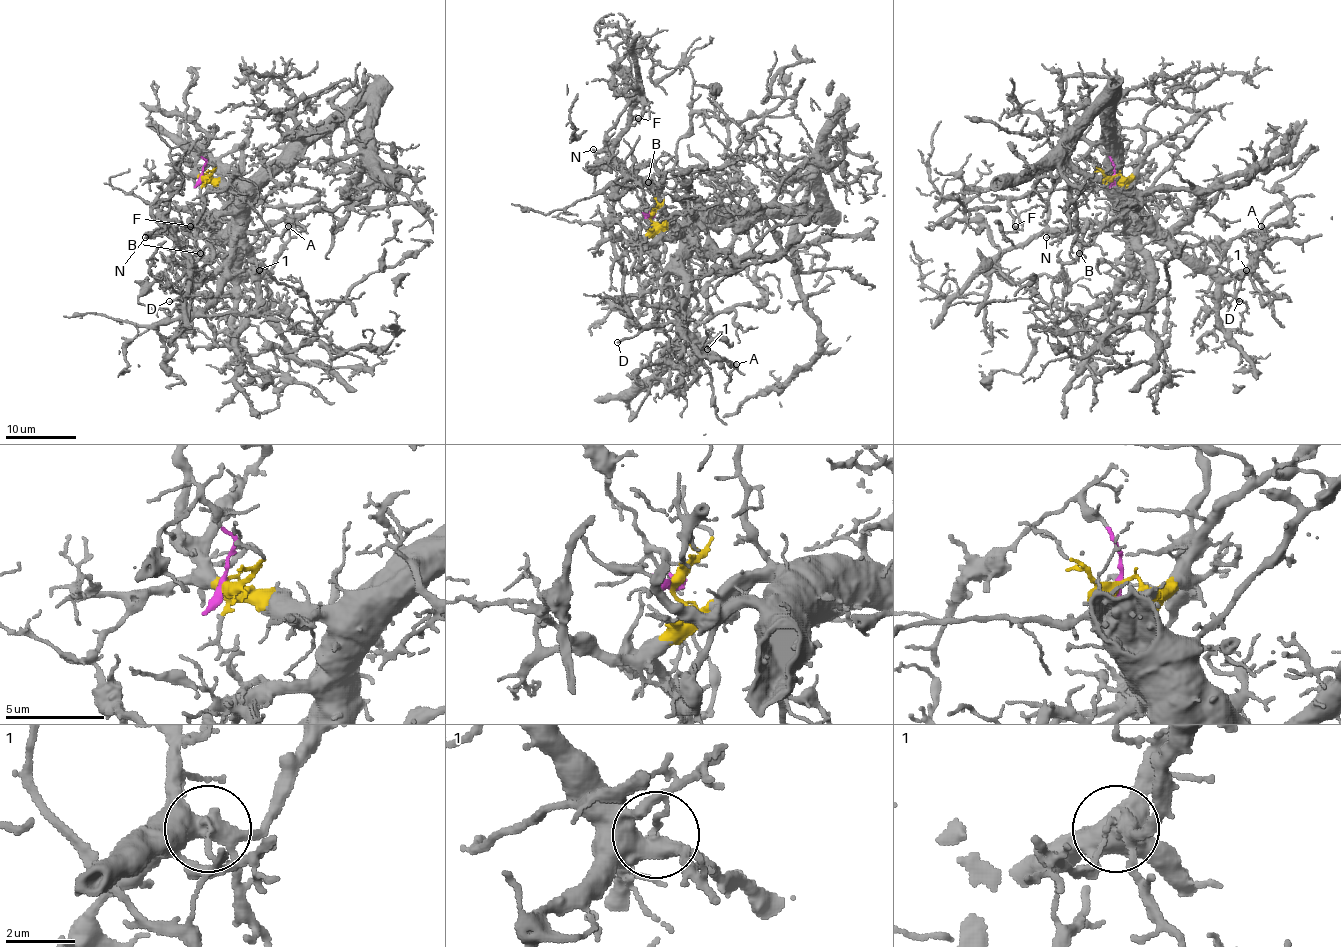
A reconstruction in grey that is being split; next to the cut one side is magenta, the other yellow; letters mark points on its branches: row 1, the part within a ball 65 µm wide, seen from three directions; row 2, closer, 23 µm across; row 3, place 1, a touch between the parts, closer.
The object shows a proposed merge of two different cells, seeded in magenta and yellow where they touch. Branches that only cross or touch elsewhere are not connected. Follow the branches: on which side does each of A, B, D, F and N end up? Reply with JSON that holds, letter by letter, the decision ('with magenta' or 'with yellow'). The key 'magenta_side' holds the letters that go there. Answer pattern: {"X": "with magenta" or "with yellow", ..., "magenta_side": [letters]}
{"A": "with yellow", "B": "with yellow", "D": "with yellow", "F": "with magenta", "N": "with magenta", "magenta_side": ["F", "N"]}

